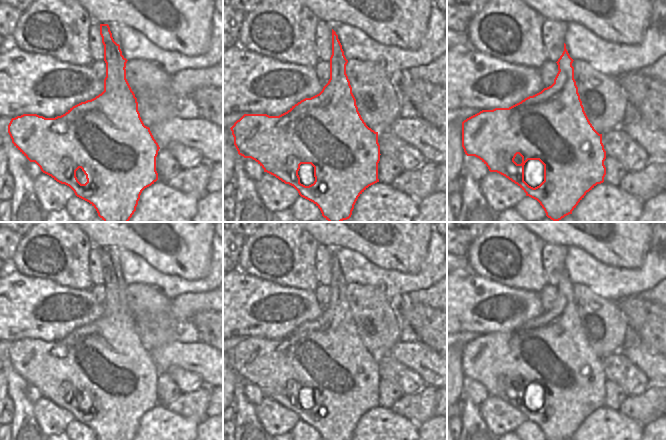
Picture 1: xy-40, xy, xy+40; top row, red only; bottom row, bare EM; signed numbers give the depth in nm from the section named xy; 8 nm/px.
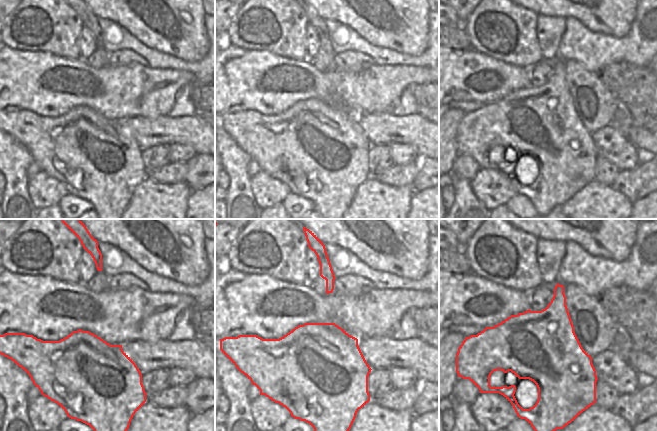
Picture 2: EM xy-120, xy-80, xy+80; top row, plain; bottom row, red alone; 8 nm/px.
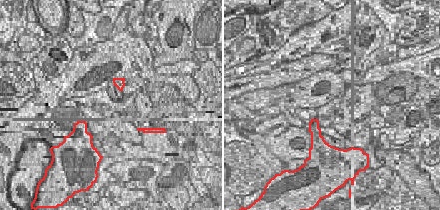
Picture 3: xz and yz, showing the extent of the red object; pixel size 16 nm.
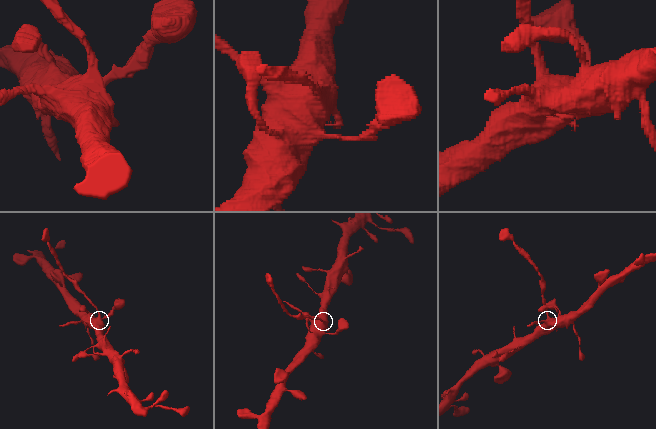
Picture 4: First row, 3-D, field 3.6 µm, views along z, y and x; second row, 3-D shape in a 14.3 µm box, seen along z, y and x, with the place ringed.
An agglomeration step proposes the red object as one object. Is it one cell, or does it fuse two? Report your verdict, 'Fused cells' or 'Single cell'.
Fused cells.

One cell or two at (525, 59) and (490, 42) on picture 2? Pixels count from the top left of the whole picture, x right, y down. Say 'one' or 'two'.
one

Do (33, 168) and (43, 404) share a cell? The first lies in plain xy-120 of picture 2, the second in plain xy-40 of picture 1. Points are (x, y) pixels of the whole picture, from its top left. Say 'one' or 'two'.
two

